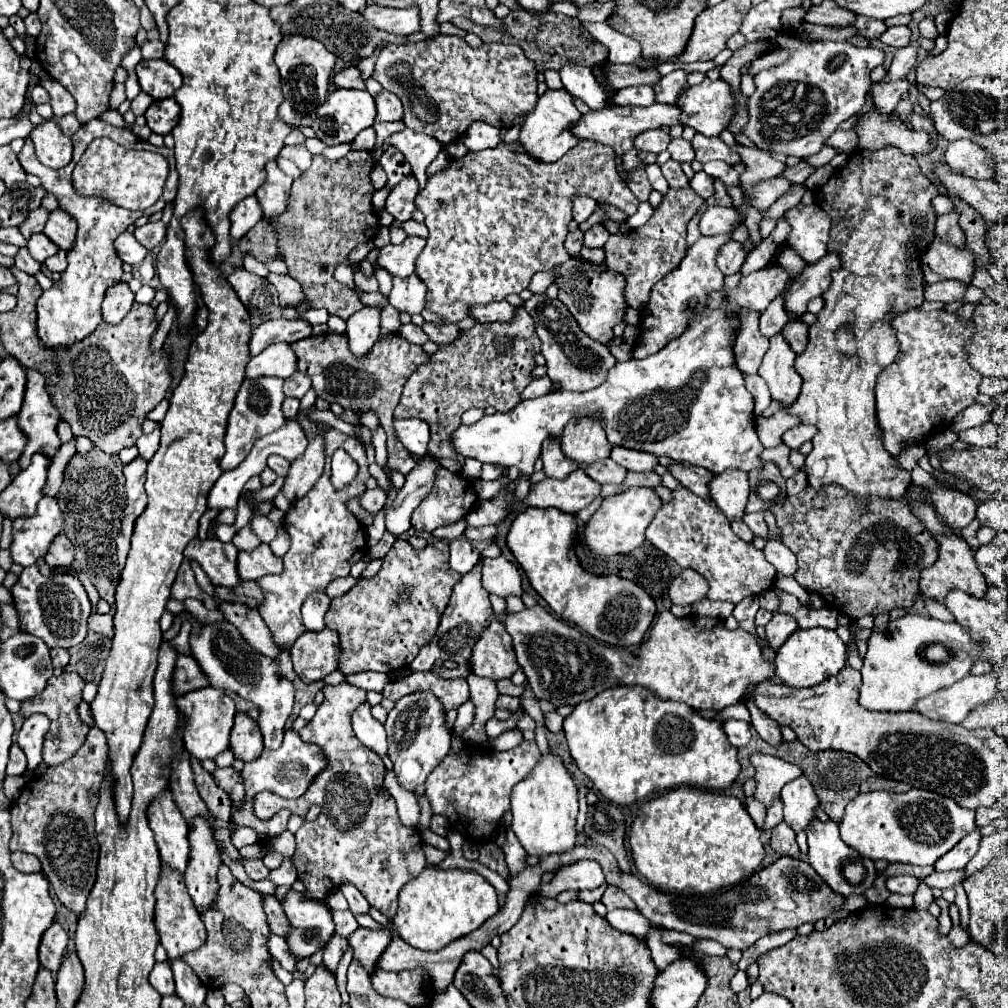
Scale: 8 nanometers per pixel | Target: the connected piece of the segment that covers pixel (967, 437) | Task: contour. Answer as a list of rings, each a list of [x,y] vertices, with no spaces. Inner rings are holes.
[[[991,421],[959,433],[959,439],[961,441],[965,441],[969,445],[975,445],[975,447],[991,447],[991,445],[997,445],[999,437],[1001,437],[1001,427],[997,423],[991,423]]]

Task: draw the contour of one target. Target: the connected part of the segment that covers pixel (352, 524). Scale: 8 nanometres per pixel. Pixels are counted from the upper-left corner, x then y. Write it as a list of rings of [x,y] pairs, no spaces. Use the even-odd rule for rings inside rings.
[[[329,429],[325,435],[325,469],[319,477],[317,485],[301,499],[293,501],[291,509],[285,513],[283,527],[291,537],[291,547],[283,555],[285,569],[277,575],[265,575],[257,581],[259,589],[263,591],[263,603],[259,605],[259,613],[273,635],[273,643],[279,651],[293,645],[305,627],[301,623],[301,605],[313,591],[325,591],[327,583],[337,577],[347,577],[349,569],[355,561],[367,555],[367,539],[363,525],[345,509],[345,501],[351,497],[361,497],[365,493],[365,481],[369,479],[367,473],[367,457],[365,447],[361,441],[355,441],[351,435],[343,435],[337,429]],[[337,449],[345,449],[347,455],[359,465],[357,477],[343,489],[335,489],[331,485],[331,457]]]

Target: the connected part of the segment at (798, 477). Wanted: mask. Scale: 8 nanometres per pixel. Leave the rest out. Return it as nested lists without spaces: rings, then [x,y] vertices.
[[[799,471],[791,479],[787,479],[787,495],[797,495],[805,487],[807,487],[807,475],[805,475],[805,471]]]

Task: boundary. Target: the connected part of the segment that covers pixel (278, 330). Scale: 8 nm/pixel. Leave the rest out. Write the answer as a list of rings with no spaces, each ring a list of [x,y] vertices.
[[[289,319],[265,321],[253,329],[249,341],[251,357],[261,353],[261,349],[265,349],[271,343],[295,343],[309,335],[311,335],[311,325],[305,321],[289,321]]]

